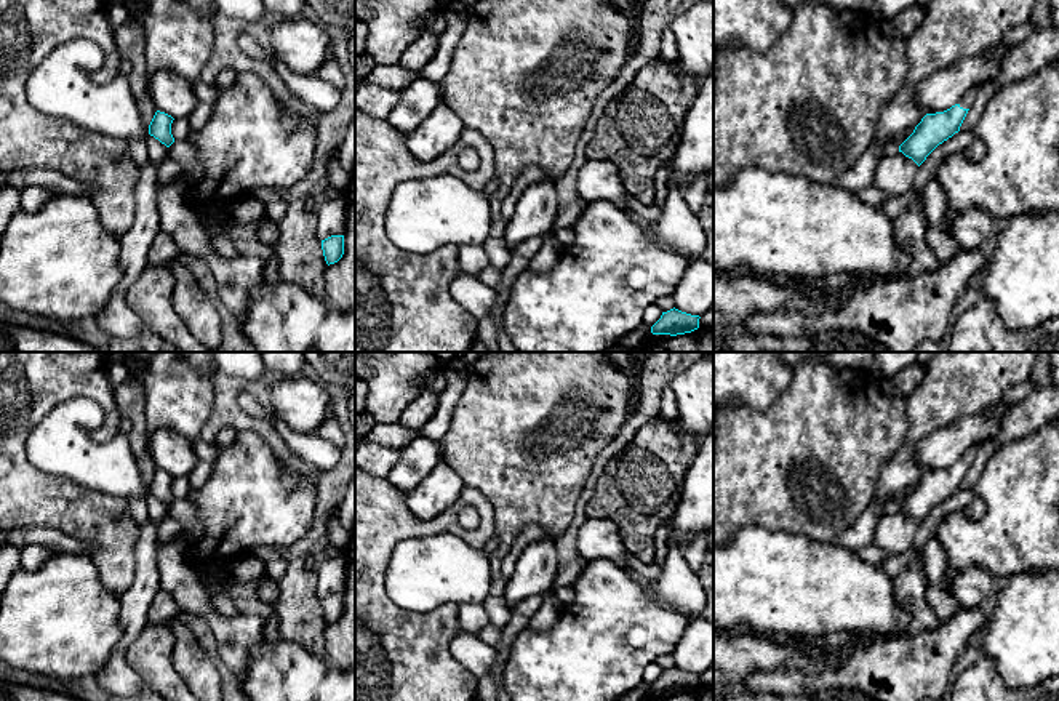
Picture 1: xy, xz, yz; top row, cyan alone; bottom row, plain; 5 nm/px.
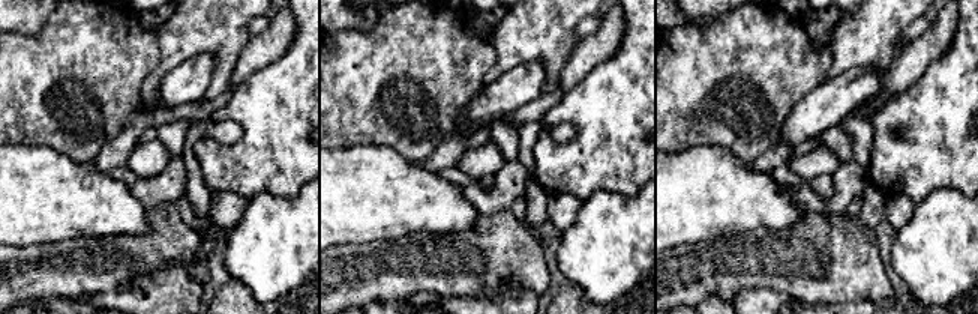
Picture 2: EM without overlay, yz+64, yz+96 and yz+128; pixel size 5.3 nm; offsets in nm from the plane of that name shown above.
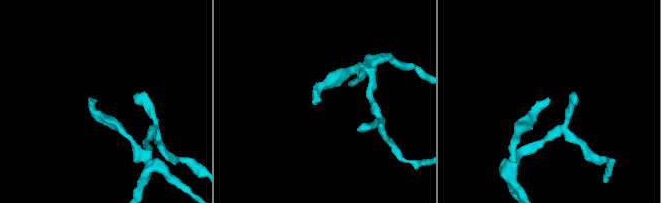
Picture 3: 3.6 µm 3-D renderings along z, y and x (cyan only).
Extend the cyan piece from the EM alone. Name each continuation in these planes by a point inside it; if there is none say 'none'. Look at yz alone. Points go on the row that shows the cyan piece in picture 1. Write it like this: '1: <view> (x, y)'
1: yz (952, 31)

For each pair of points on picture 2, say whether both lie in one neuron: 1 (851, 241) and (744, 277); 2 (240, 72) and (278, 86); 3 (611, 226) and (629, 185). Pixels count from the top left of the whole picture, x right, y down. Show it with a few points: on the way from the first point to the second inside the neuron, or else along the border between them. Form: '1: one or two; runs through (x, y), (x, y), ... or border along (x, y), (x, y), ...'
1: one; runs through (824, 259), (771, 260)
2: two; border along (279, 57), (233, 87)
3: two; border along (639, 190), (633, 196), (597, 190), (590, 197)

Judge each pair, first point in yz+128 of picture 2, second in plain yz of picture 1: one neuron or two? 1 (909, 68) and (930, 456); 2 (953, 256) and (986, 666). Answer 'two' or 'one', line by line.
1: two
2: two

